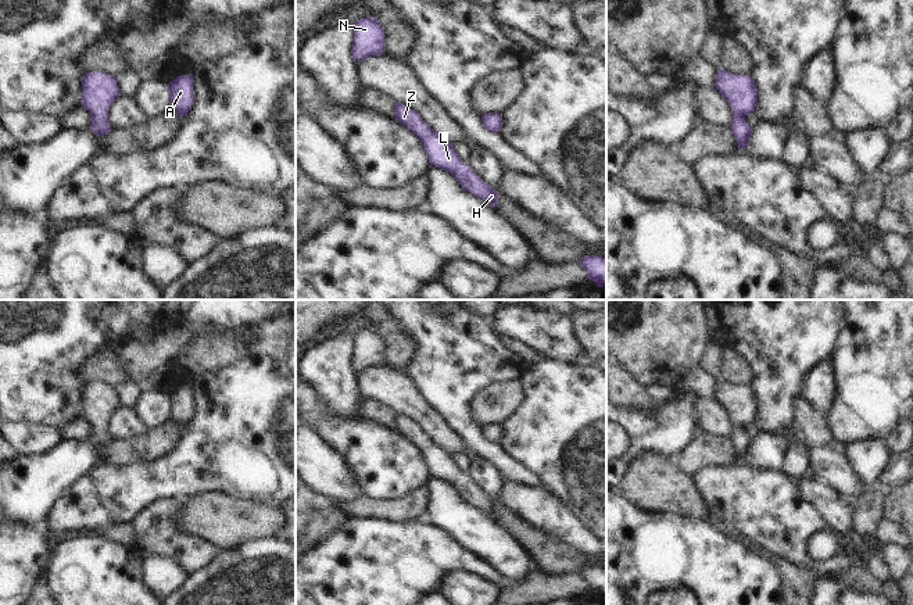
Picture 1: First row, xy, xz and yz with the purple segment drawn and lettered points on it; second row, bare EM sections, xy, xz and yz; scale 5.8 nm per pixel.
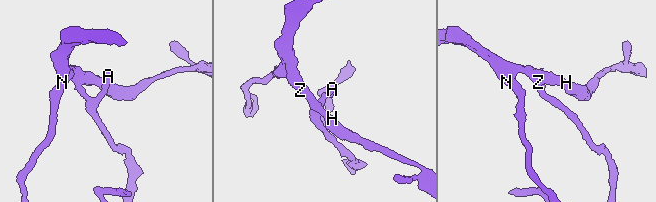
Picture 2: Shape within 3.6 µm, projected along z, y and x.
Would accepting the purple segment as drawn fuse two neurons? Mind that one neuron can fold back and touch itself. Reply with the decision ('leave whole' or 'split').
leave whole

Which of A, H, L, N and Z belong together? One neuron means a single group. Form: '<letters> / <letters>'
A H L N Z

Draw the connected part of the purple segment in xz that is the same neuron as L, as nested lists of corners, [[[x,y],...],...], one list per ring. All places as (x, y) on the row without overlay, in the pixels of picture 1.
[[[395,412],[394,425],[395,430],[412,441],[423,454],[430,476],[450,483],[466,502],[486,511],[495,519],[500,509],[498,504],[473,484],[470,477],[455,463],[452,454],[443,450],[415,420],[402,414]]]

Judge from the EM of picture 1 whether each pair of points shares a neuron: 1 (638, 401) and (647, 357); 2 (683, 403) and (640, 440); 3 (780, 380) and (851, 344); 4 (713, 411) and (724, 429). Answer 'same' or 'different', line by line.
1: different
2: same
3: different
4: same

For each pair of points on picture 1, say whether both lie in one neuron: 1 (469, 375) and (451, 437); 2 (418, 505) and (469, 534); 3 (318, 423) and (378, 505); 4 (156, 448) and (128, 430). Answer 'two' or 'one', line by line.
1: two
2: two
3: two
4: two

